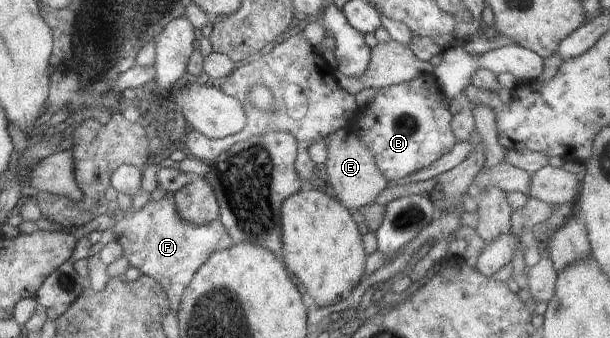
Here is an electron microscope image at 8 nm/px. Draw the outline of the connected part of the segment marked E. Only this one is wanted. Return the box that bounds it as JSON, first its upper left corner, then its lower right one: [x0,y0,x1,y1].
[323,128,390,211]

